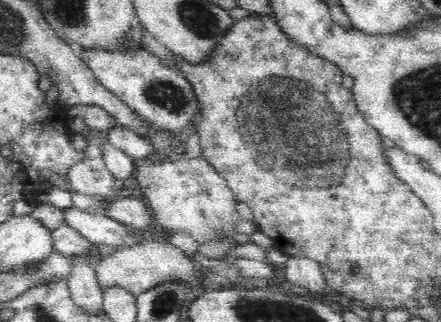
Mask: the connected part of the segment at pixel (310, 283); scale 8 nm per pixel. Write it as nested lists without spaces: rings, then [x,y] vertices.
[[[304,257],[290,259],[286,266],[288,272],[285,278],[289,283],[308,289],[316,295],[326,295],[330,291],[318,263],[312,259]]]

